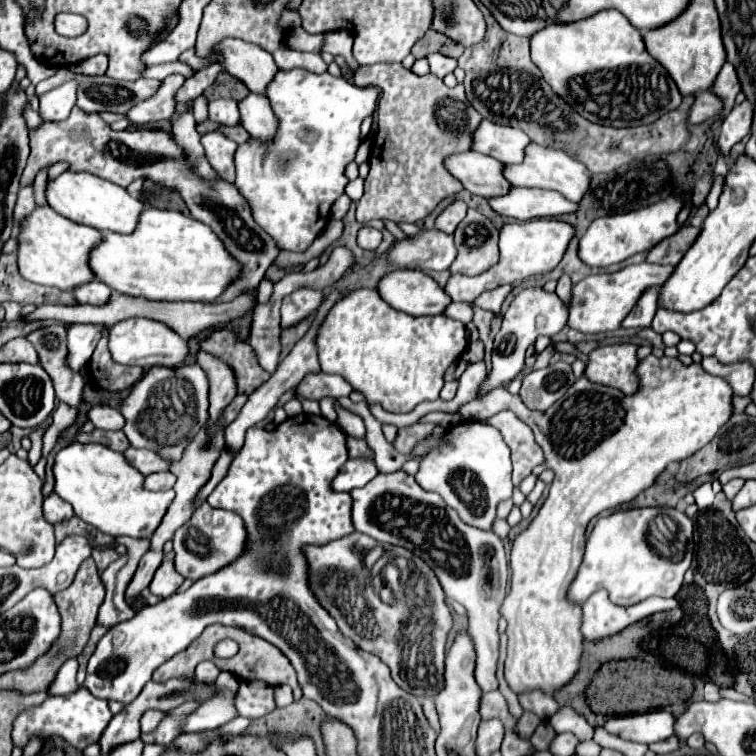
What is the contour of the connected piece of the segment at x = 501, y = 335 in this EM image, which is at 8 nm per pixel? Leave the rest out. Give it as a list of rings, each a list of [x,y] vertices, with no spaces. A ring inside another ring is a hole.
[[[527,287],[515,295],[509,309],[503,315],[503,323],[499,333],[493,339],[493,371],[487,375],[485,383],[481,385],[481,395],[491,391],[491,385],[509,383],[521,369],[525,361],[525,351],[529,345],[535,343],[539,335],[553,337],[567,325],[567,307],[555,293],[547,293],[543,287]]]

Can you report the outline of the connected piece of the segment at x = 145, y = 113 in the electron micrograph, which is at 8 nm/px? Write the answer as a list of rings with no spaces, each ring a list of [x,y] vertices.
[[[169,75],[163,79],[161,87],[147,101],[139,101],[127,111],[127,119],[135,125],[151,123],[151,121],[169,121],[175,113],[175,93],[183,85],[183,75]]]

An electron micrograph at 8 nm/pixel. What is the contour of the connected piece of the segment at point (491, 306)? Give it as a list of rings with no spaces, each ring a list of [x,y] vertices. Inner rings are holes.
[[[503,285],[503,287],[497,287],[497,289],[491,289],[491,291],[485,291],[481,293],[473,303],[481,309],[487,309],[487,311],[493,311],[497,317],[499,317],[499,311],[501,311],[501,303],[503,299],[507,297],[507,293],[511,291],[511,285]]]

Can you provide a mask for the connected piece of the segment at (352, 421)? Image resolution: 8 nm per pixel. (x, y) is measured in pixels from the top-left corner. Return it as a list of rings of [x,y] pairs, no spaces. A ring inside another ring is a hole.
[[[335,399],[335,411],[337,411],[337,415],[339,415],[337,425],[339,425],[347,435],[359,437],[359,439],[365,437],[365,431],[367,431],[367,429],[365,429],[365,423],[363,423],[363,419],[361,419],[359,415],[353,415],[353,413],[349,413],[347,409],[343,409],[337,399]]]

